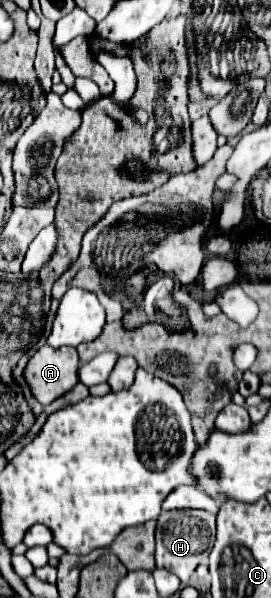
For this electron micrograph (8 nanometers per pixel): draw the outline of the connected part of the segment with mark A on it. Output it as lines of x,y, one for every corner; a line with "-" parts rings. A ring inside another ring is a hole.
44,345
32,355
24,377
42,405
50,405
78,383
78,351
74,347
54,349

